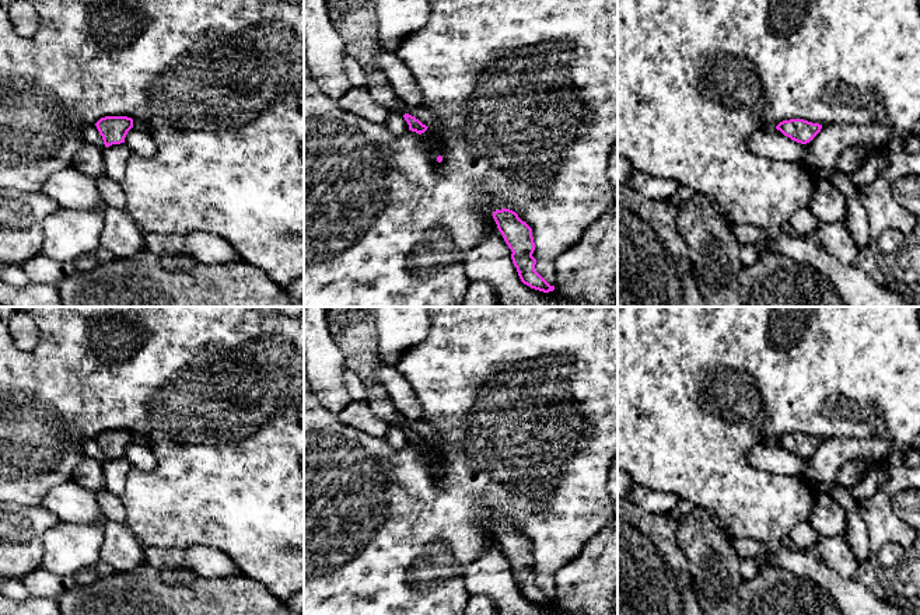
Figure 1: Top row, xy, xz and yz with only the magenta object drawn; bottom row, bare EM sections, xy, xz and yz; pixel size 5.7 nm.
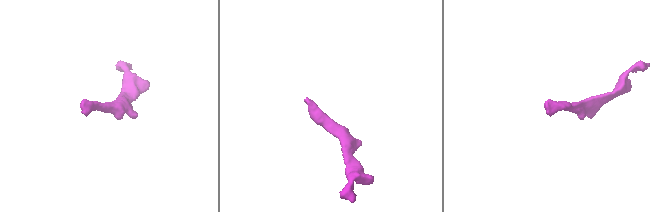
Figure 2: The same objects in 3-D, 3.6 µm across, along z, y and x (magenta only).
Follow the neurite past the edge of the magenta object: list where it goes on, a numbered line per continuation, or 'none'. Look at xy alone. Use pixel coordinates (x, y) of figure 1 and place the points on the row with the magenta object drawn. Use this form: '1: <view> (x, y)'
none

